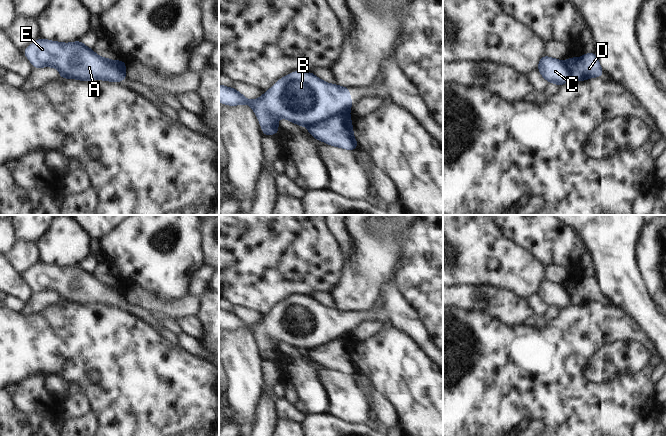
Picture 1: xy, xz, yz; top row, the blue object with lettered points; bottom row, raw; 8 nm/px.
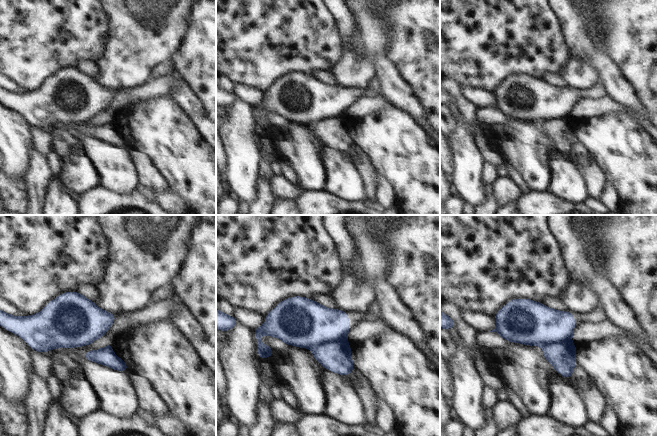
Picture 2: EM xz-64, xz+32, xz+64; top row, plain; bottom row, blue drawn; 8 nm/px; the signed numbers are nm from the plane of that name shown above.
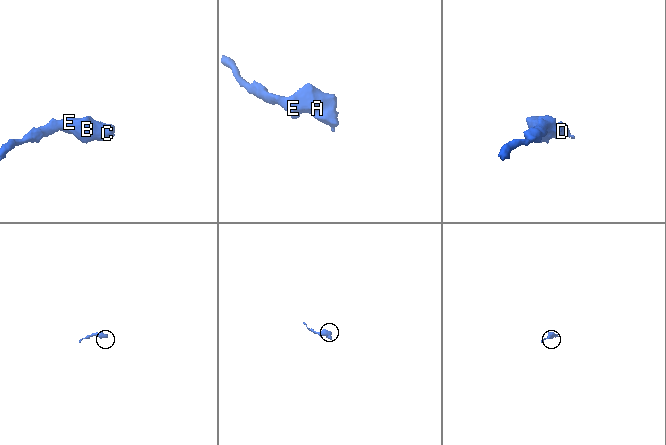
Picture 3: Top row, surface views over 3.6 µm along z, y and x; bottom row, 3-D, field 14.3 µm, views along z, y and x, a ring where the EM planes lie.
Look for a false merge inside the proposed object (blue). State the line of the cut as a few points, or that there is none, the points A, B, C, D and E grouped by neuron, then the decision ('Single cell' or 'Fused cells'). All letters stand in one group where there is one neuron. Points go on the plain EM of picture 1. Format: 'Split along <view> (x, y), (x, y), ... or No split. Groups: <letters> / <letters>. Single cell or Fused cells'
Split along xz (348, 338), (335, 339), (306, 350). Groups: A B C E / D. Fused cells.

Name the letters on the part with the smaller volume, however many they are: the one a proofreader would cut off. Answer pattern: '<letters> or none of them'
D

